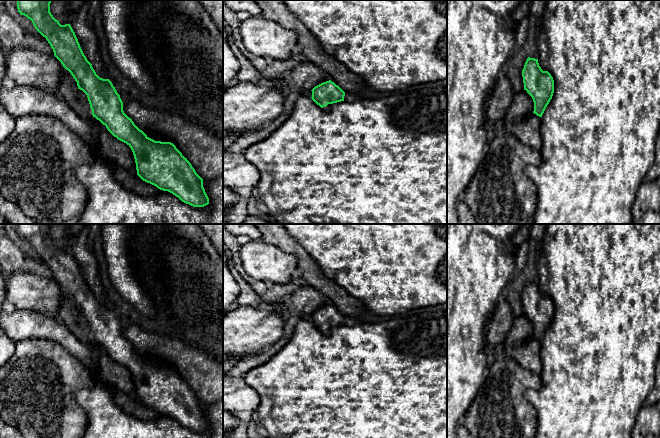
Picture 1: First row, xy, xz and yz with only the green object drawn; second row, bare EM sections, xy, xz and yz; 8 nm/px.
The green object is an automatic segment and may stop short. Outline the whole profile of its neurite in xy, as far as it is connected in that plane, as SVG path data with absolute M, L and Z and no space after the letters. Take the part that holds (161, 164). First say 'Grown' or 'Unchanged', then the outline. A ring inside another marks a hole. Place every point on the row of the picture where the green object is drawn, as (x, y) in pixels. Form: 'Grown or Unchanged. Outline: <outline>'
Unchanged. Outline: M17 0L17 9L20 15L30 19L35 29L46 38L54 56L68 70L78 89L88 98L92 115L106 126L107 130L118 140L126 143L132 150L137 175L145 182L158 189L168 191L182 202L193 207L204 207L209 204L209 198L203 187L203 179L196 173L191 163L171 142L155 141L140 130L123 111L123 102L120 95L109 79L100 78L92 64L84 55L78 39L70 24L61 25L50 12L51 0Z

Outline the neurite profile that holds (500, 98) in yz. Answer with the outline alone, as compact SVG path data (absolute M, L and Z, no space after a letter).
M500 73L496 85L486 99L485 109L488 120L503 120L512 103L515 93L506 73Z

